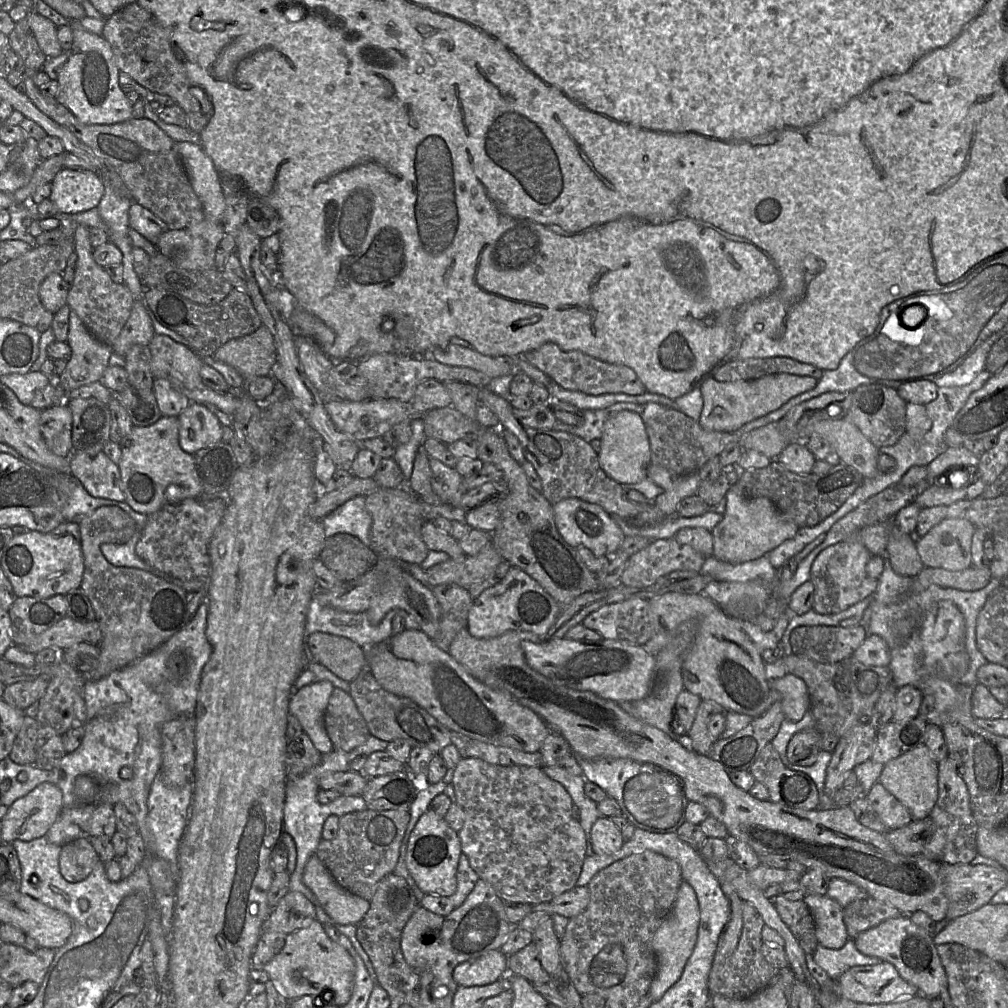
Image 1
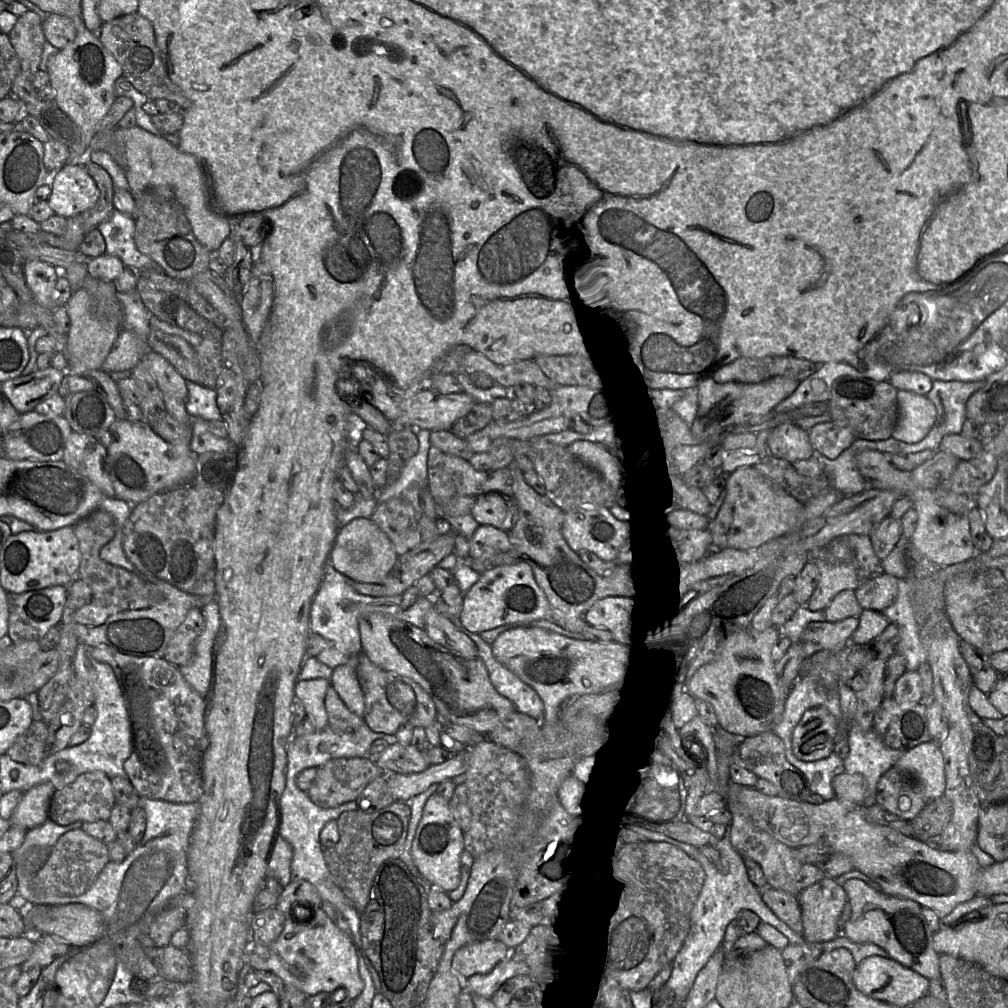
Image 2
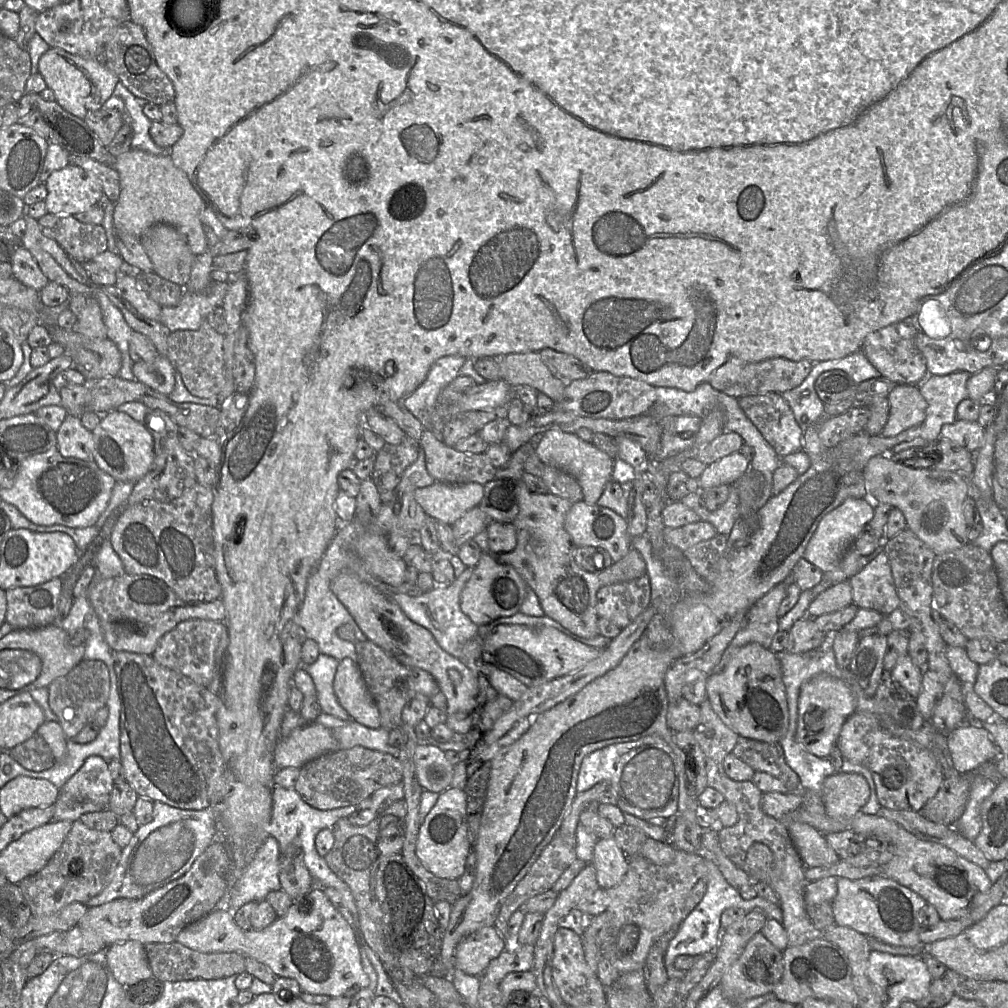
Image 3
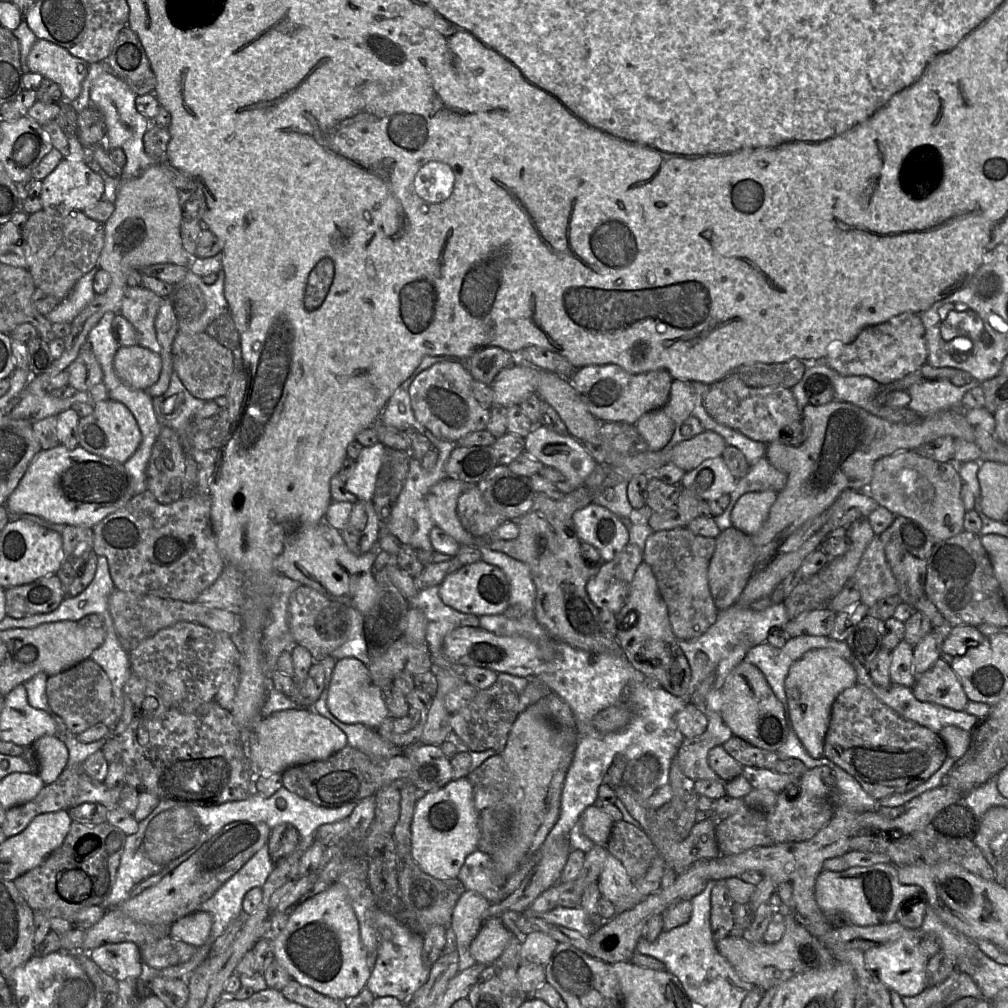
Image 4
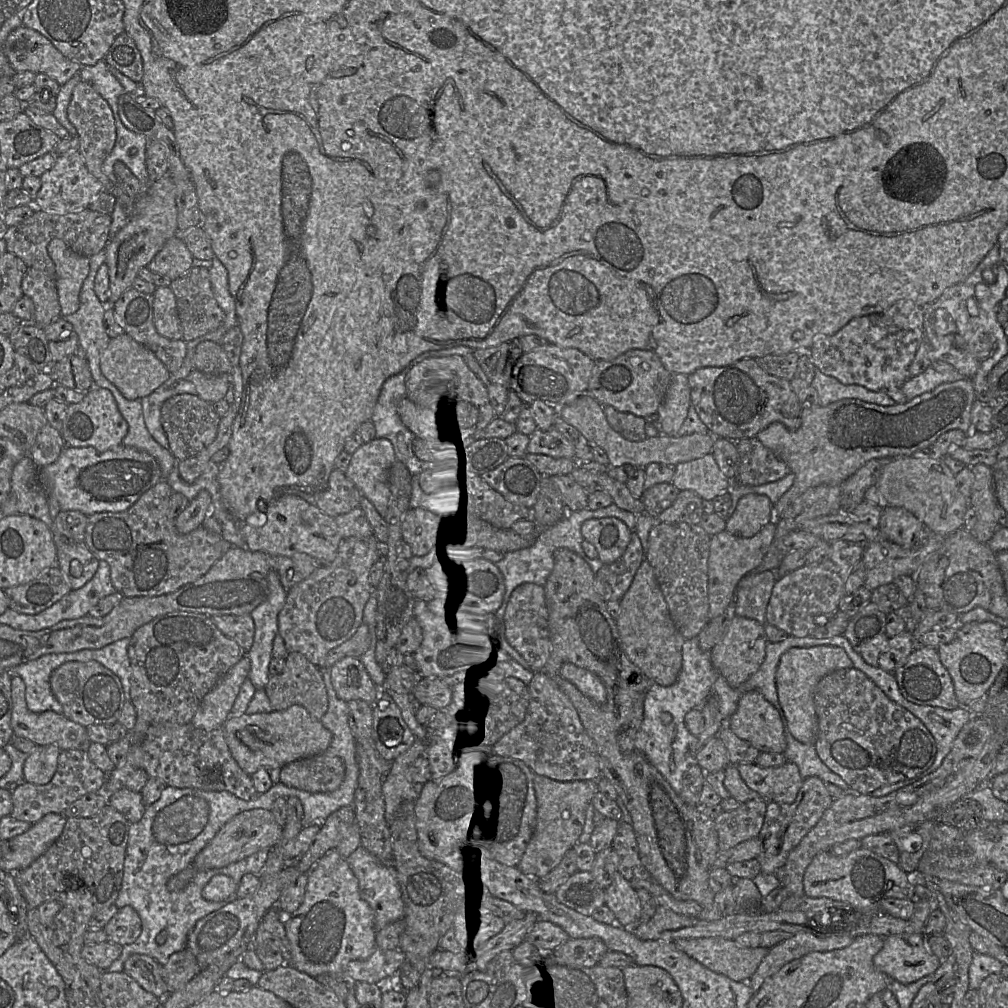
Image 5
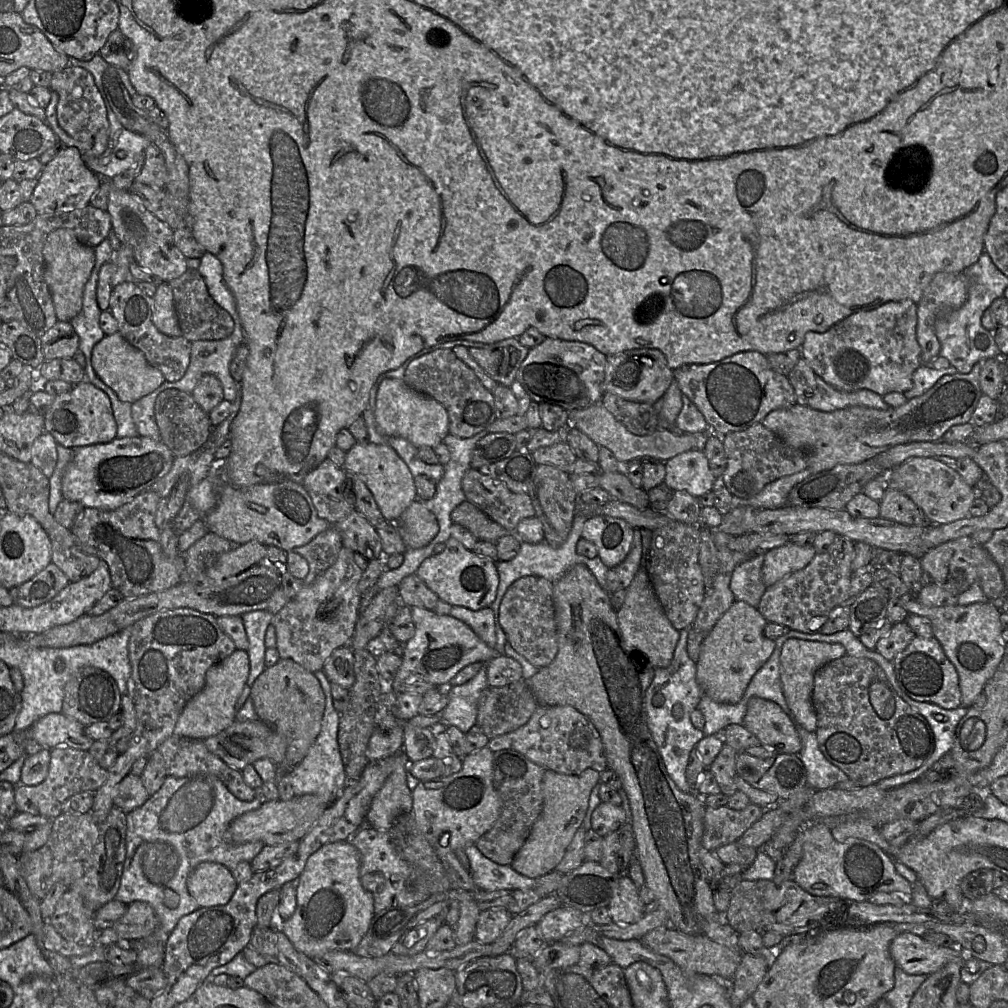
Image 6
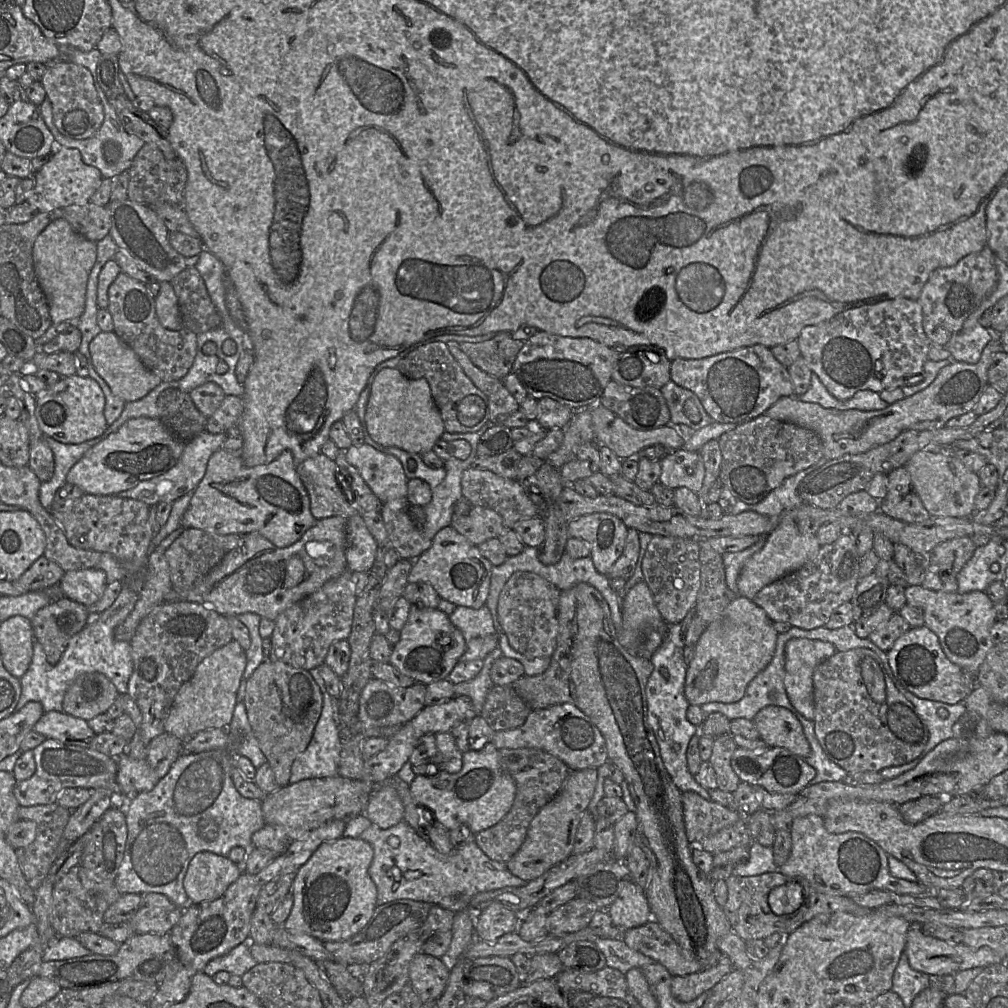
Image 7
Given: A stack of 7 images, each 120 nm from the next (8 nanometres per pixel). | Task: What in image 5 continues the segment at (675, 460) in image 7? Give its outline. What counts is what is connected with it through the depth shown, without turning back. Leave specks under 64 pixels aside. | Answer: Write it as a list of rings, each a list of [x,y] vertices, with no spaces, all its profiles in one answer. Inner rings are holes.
[[[712,453],[674,467],[671,483],[678,490],[692,490],[702,499],[713,500],[729,491],[730,480],[719,469]]]

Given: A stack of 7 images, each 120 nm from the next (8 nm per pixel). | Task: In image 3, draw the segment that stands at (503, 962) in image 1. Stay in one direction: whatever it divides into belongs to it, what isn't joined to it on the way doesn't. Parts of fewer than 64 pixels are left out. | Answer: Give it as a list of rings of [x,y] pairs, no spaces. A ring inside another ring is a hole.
[[[495,926],[484,927],[458,944],[454,965],[467,975],[482,976],[490,963],[505,950],[506,941]]]

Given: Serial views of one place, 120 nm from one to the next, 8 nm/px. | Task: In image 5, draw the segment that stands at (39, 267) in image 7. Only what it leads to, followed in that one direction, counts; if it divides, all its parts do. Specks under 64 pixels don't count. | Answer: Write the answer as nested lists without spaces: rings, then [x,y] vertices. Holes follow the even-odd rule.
[[[58,238],[49,242],[47,251],[55,264],[61,316],[71,315],[80,307],[80,292],[89,274],[90,258],[73,252]]]

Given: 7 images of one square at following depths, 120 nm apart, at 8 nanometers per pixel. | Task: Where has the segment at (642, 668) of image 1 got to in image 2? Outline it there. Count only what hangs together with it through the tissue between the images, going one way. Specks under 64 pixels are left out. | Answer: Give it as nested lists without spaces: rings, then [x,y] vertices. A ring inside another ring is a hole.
[[[522,626],[502,632],[492,643],[492,652],[501,664],[539,694],[545,705],[543,722],[547,723],[559,720],[558,710],[569,699],[601,693],[620,685],[633,668],[635,659],[626,643],[614,639],[607,642],[576,639],[542,628]]]

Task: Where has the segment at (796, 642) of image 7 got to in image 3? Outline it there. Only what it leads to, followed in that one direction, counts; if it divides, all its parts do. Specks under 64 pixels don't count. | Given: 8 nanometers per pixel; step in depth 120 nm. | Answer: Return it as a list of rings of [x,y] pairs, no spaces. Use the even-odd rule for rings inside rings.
[[[820,674],[801,687],[798,700],[798,717],[795,740],[806,752],[828,758],[836,747],[841,728],[856,710],[856,698],[846,683],[838,678]]]

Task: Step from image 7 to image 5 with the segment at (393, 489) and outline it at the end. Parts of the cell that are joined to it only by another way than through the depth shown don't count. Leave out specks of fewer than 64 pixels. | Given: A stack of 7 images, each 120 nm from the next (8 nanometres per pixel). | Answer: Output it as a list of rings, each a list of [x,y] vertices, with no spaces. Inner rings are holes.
[[[375,438],[363,443],[351,454],[349,466],[344,472],[382,517],[385,517],[390,498],[388,474],[395,461],[391,441]]]

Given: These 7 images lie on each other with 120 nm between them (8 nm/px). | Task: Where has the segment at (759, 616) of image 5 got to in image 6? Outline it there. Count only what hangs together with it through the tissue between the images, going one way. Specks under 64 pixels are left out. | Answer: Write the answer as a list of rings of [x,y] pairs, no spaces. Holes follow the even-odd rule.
[[[755,552],[747,561],[738,565],[730,581],[730,589],[735,600],[746,602],[755,608],[767,589],[761,577],[764,552]]]

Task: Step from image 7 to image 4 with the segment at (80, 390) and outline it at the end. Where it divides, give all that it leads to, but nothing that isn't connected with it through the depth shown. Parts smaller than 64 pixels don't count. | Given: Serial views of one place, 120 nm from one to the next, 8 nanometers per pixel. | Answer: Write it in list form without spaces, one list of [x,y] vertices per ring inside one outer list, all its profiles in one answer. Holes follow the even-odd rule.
[[[107,399],[93,406],[93,412],[78,423],[79,446],[92,454],[124,464],[138,449],[142,434],[135,417],[121,402]]]

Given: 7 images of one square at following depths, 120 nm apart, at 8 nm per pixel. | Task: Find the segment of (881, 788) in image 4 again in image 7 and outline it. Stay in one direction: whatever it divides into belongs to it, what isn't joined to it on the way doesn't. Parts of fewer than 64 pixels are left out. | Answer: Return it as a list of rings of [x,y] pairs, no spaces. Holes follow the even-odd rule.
[[[855,648],[844,652],[836,652],[820,663],[813,672],[813,689],[814,689],[814,731],[819,744],[821,745],[826,756],[842,767],[848,773],[855,772],[880,772],[883,768],[899,766],[906,764],[918,758],[929,740],[929,731],[923,719],[918,715],[915,707],[896,689],[893,682],[889,678],[882,661],[870,649]]]

